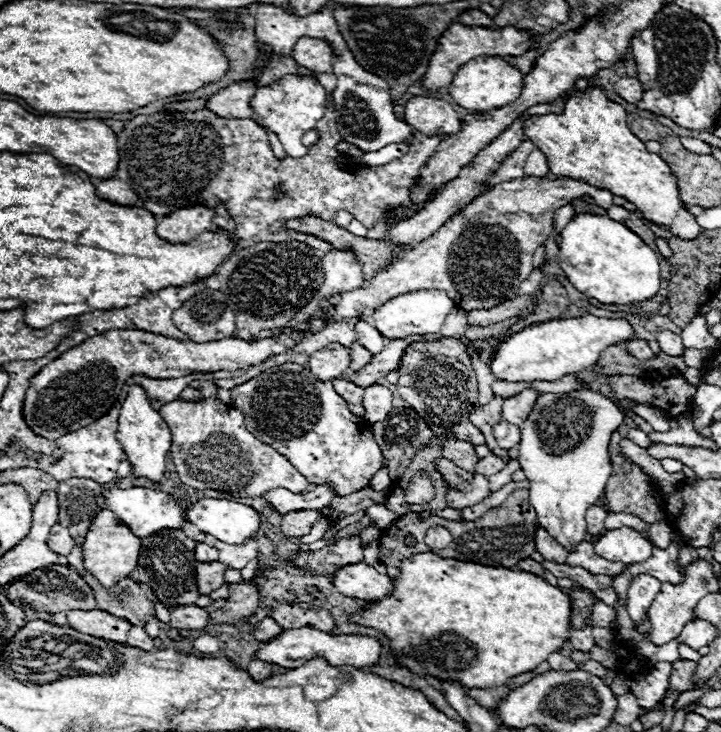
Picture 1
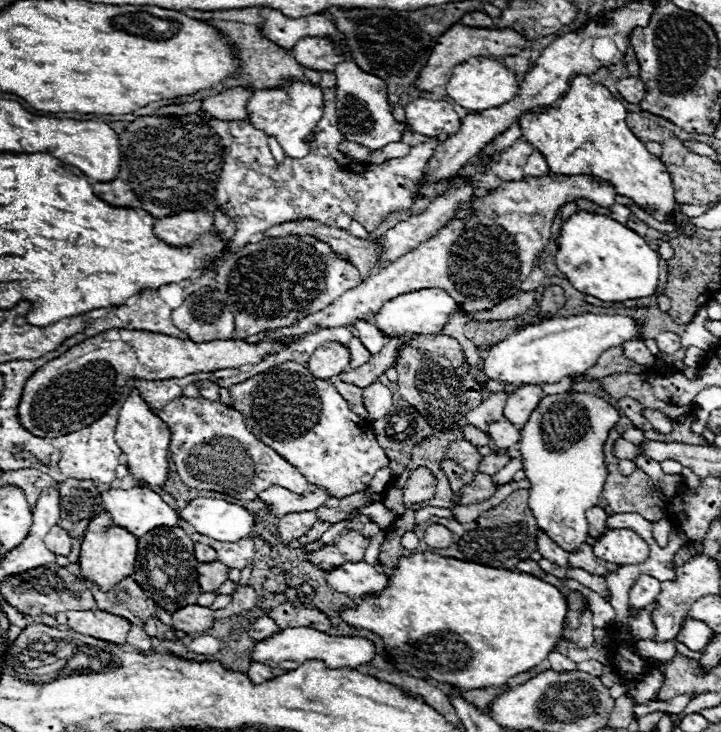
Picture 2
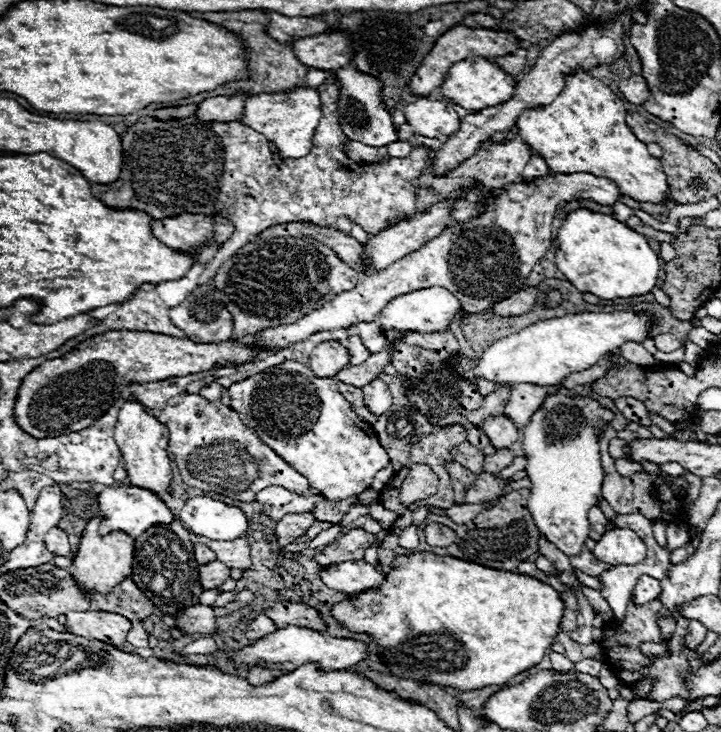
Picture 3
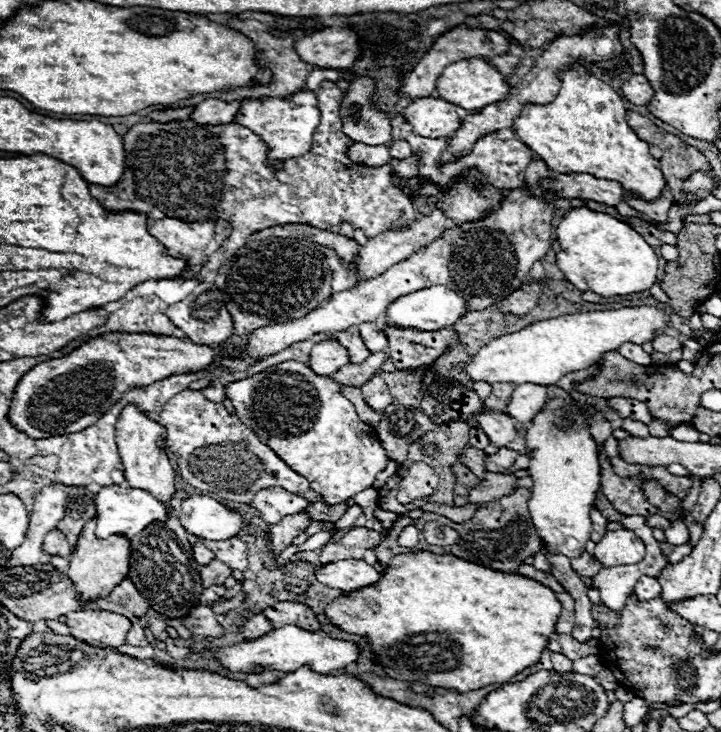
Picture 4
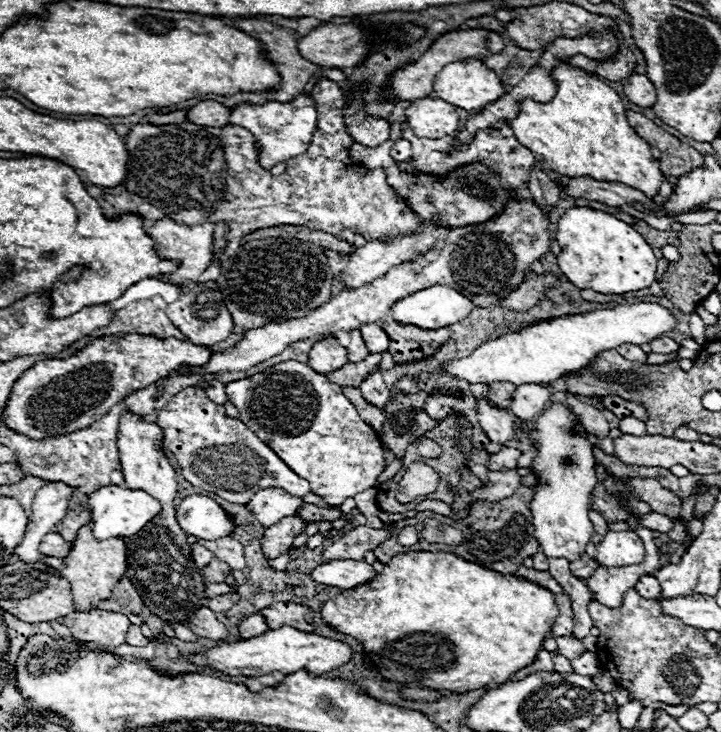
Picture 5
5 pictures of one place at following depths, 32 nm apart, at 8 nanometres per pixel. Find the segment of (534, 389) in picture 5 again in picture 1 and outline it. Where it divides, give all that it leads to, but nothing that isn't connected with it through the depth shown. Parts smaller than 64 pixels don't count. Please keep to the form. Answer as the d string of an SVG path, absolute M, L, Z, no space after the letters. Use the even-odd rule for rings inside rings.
M522 390L522 392L506 398L504 408L502 408L502 420L520 426L528 418L538 396L540 396L540 392L536 392L536 390Z

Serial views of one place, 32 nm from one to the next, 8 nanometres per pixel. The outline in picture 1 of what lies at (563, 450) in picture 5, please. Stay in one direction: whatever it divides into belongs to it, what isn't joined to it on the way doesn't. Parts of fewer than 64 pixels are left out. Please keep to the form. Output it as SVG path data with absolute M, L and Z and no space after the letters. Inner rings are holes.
M574 390L566 394L542 394L534 404L528 420L520 426L520 466L530 480L530 506L536 510L538 524L548 530L548 534L560 542L566 550L580 544L586 538L586 510L594 504L600 504L600 494L610 478L610 458L608 442L612 432L622 424L624 412L606 396L590 390Z

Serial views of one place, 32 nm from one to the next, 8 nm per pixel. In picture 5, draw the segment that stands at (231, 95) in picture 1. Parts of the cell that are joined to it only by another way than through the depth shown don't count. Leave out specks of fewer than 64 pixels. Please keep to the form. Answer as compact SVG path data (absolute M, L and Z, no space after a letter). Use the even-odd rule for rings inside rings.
M206 100L206 102L200 102L196 106L192 106L186 114L188 122L194 122L194 124L200 124L200 126L212 126L212 128L218 128L218 126L226 126L228 124L228 114L230 114L232 108L226 108L218 102L212 102L212 100Z

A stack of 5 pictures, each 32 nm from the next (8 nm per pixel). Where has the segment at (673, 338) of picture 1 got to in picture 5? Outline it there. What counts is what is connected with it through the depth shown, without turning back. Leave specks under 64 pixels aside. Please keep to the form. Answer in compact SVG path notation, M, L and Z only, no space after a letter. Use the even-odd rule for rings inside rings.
M658 336L658 338L654 338L654 342L650 342L650 348L652 348L652 352L656 352L656 354L672 354L672 352L676 352L678 350L678 342L674 342L672 338L668 338L668 336Z

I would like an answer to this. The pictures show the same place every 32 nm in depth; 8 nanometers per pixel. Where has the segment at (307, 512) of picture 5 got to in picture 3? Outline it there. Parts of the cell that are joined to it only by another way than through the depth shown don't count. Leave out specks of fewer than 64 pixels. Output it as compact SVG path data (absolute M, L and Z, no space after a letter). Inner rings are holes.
M354 496L354 498L346 498L346 500L342 500L342 502L318 502L318 506L314 506L314 510L310 510L310 512L312 512L314 518L320 520L320 522L332 522L332 524L336 524L336 522L342 520L342 516L344 516L344 514L348 512L348 508L354 506L354 504L358 504L356 496Z

